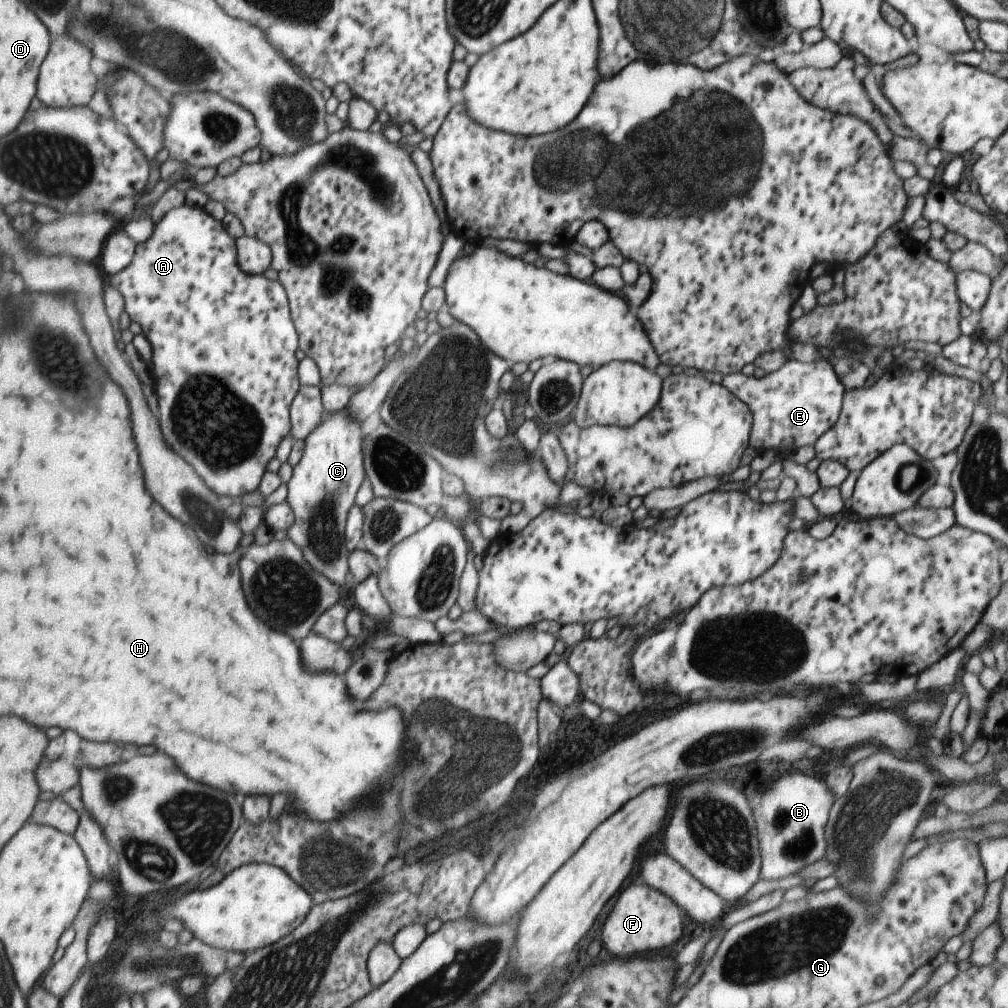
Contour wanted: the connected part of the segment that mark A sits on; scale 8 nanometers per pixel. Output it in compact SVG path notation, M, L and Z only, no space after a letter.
M183 203L172 208L163 218L153 226L153 233L145 244L137 244L137 256L133 260L133 266L122 270L117 276L111 278L111 285L117 286L117 290L127 300L127 312L130 317L143 326L142 332L149 342L153 344L153 374L157 378L157 394L159 394L159 408L161 408L161 430L165 434L167 444L189 462L207 482L222 500L238 500L246 492L255 492L262 483L263 474L268 471L269 463L278 456L278 448L285 437L292 432L291 408L293 401L300 392L300 361L297 358L297 348L300 348L300 334L296 329L290 298L284 285L279 280L269 280L262 275L253 275L243 272L237 262L238 246L236 239L225 230L223 222L216 220L205 208L189 206Z

